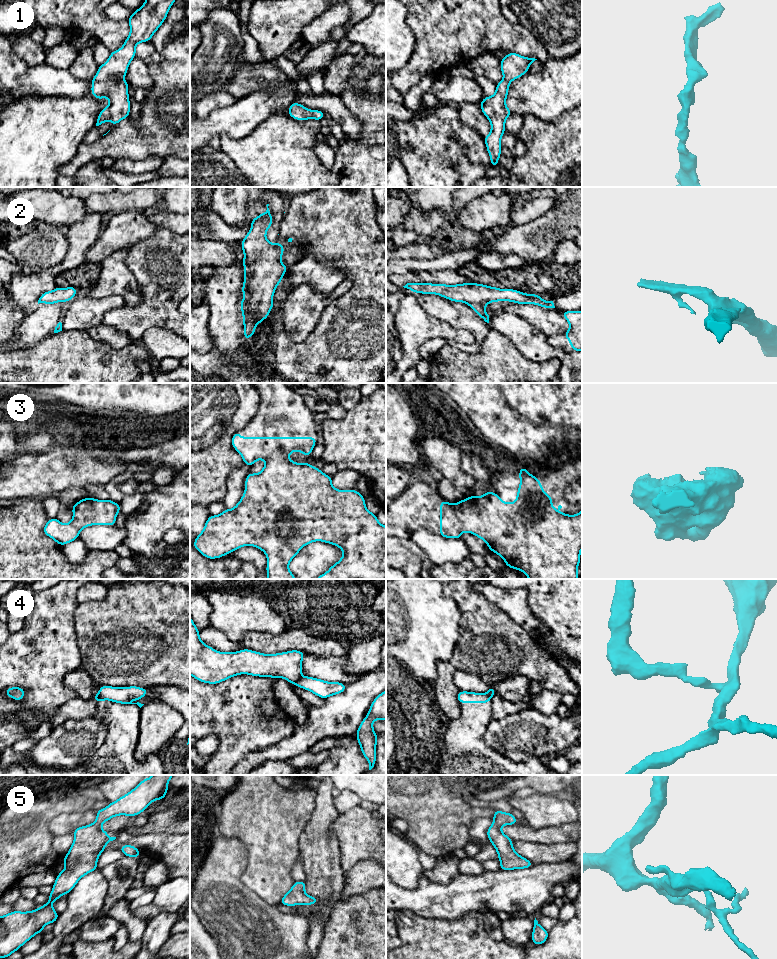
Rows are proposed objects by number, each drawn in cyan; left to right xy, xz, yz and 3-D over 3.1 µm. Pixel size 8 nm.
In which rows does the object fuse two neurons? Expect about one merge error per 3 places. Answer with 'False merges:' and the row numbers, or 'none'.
False merges: 4

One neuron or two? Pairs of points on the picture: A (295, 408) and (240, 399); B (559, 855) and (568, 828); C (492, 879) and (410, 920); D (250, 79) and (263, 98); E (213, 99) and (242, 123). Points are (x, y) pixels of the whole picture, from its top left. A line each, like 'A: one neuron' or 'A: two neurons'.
A: two neurons
B: two neurons
C: two neurons
D: two neurons
E: two neurons

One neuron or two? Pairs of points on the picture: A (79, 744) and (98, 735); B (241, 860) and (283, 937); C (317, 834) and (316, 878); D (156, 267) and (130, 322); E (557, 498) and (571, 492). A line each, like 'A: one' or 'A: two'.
A: one
B: one
C: one
D: one
E: two

